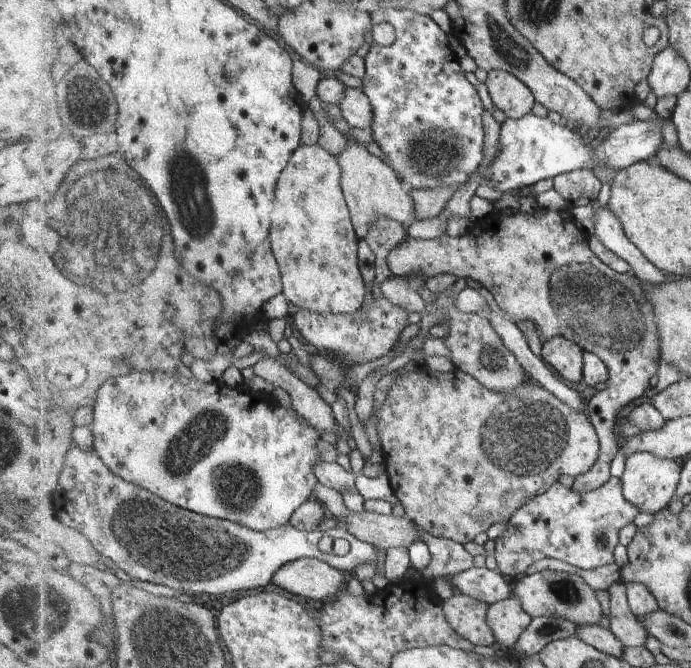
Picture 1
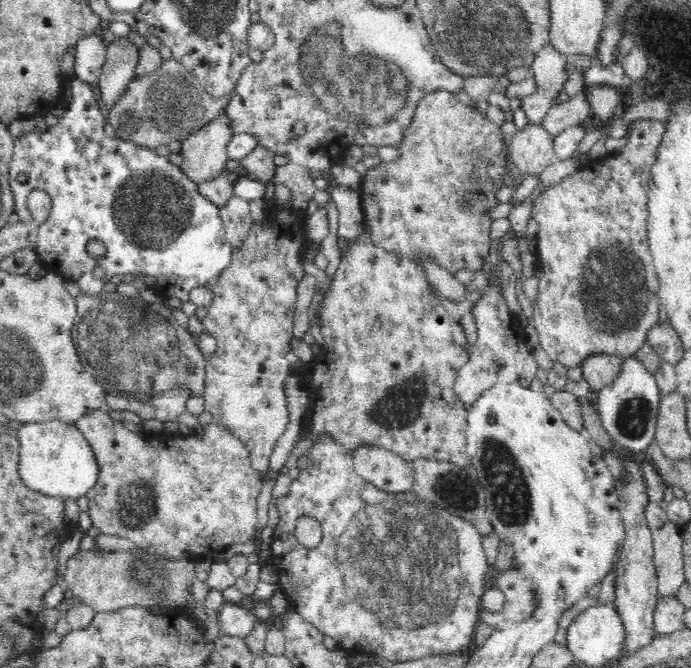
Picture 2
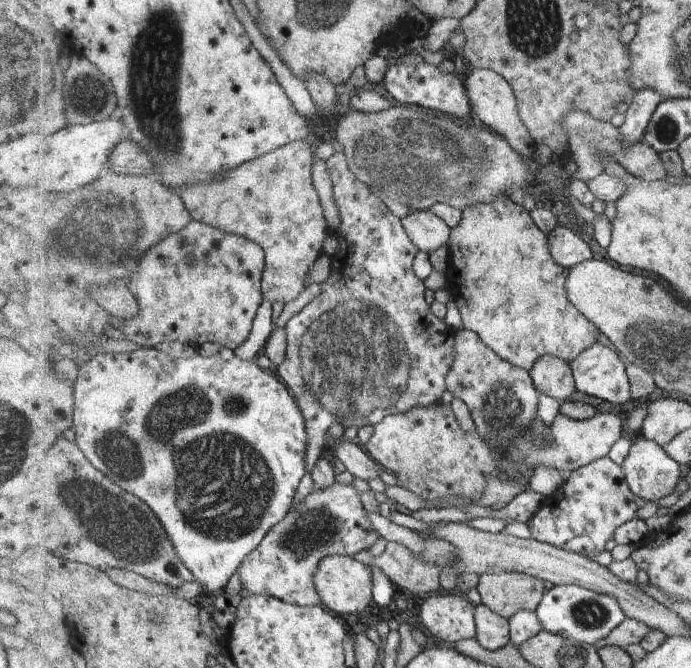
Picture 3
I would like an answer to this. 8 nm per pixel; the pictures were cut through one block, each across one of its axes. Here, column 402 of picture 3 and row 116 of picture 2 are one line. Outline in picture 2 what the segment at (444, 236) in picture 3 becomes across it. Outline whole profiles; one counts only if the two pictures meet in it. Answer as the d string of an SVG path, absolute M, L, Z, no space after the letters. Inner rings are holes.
M223 109L220 115L208 126L203 126L196 134L181 139L180 156L184 158L181 170L194 184L212 182L214 178L224 173L226 162L226 145L234 134L223 118Z

